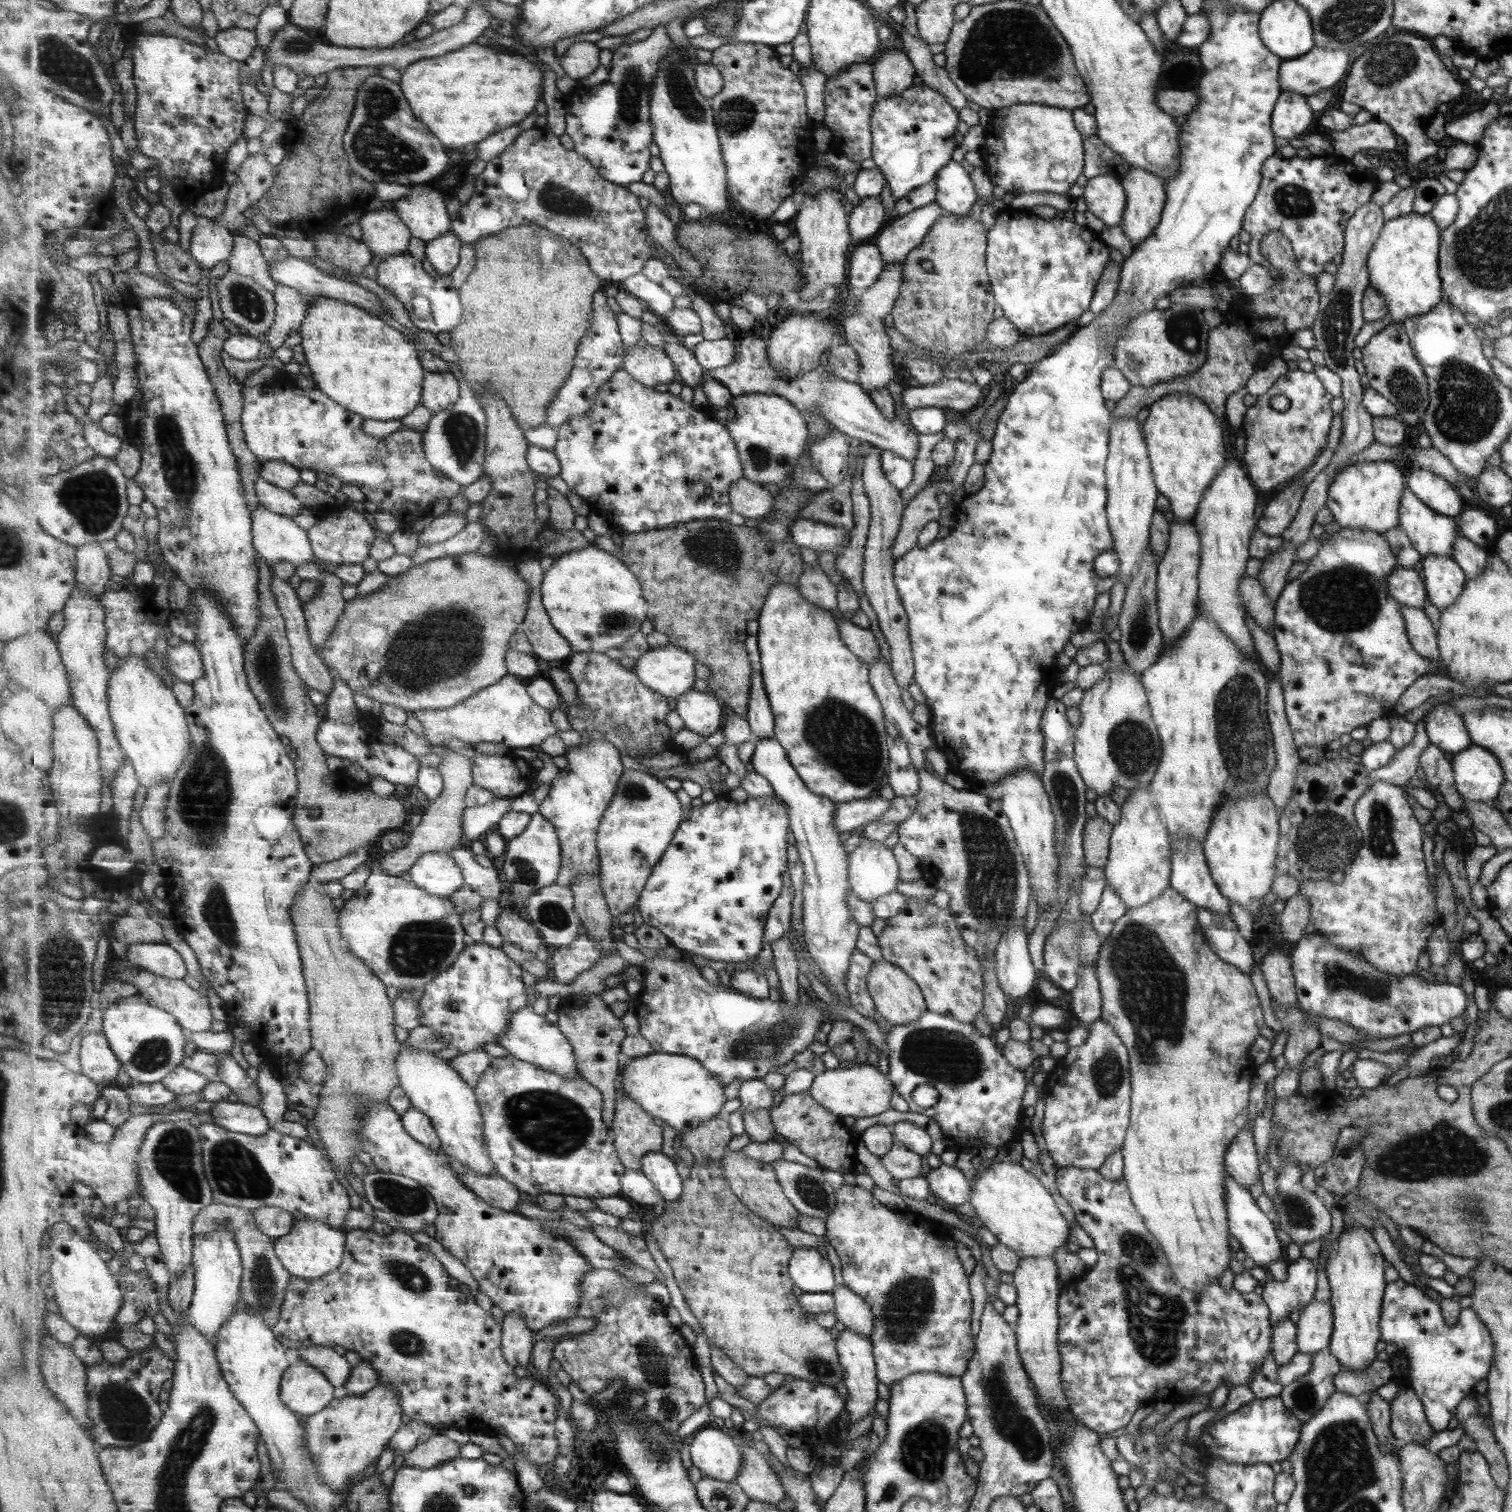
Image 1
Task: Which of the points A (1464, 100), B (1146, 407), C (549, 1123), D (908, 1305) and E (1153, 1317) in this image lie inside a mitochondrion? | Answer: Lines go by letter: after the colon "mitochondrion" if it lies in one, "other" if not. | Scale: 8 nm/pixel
A: other
B: other
C: mitochondrion
D: mitochondrion
E: mitochondrion

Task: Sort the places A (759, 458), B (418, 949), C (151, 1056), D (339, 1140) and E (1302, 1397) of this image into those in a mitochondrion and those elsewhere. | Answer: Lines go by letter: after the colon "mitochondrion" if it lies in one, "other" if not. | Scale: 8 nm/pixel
A: mitochondrion
B: mitochondrion
C: mitochondrion
D: other
E: mitochondrion

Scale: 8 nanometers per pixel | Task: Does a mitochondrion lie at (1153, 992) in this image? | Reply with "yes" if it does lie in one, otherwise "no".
yes

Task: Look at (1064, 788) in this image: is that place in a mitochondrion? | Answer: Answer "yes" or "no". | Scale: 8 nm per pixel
yes

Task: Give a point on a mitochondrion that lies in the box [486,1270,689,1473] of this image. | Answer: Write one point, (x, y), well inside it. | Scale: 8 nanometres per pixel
(653, 1361)

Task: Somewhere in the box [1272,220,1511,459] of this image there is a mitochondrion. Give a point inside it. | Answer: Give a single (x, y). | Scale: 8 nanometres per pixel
(1469, 405)

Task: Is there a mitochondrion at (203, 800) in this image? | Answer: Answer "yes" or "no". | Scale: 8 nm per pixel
yes

